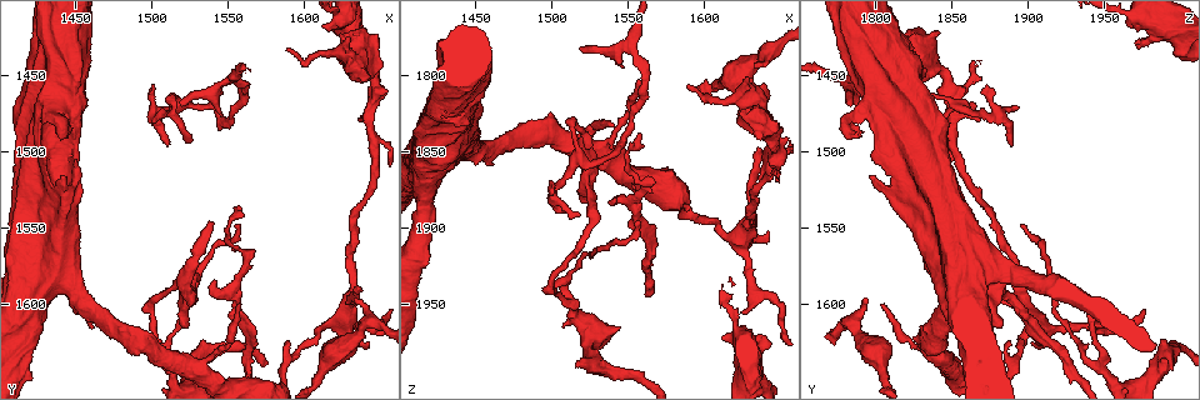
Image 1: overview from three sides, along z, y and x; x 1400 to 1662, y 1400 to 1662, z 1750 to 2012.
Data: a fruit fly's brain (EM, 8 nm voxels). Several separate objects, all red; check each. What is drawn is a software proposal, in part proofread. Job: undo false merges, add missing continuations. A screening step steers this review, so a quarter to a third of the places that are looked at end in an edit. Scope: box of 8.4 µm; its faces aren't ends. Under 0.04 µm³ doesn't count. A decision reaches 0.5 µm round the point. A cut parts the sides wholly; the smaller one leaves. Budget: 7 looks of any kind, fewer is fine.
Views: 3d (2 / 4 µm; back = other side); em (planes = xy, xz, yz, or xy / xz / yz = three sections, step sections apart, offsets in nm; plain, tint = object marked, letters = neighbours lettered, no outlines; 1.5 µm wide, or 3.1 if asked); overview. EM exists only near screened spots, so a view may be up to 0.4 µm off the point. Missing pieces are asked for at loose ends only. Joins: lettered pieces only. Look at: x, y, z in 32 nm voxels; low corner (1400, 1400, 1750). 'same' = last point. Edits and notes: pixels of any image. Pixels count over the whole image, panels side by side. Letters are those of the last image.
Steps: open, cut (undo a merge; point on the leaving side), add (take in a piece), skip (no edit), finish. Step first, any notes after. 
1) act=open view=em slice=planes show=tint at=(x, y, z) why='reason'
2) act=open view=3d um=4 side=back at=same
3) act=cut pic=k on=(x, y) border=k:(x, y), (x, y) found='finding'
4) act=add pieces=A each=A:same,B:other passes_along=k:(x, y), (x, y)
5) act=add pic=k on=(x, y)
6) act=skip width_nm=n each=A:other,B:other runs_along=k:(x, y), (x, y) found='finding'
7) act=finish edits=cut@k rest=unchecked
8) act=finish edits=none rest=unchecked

act=open view=em slice=planes show=plain at=(1640, 1446, 1806) why='an open end'

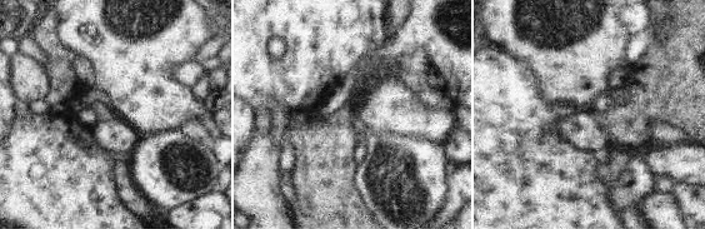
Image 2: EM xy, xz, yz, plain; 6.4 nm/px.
act=open view=em slice=planes show=letters at=same

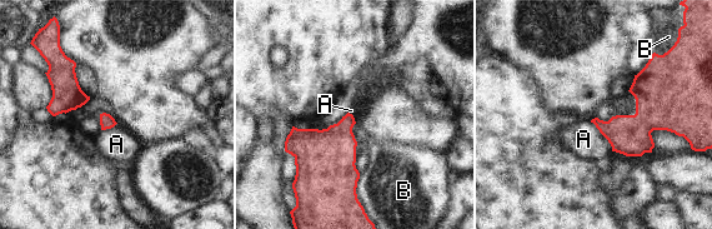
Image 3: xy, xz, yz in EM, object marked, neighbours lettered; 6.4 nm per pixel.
act=skip each=A:other,B:other border=3:(590, 122), (607, 140), (612, 150) found='no lettered piece goes on from it'

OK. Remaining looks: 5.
act=open view=3d um=2 at=(1546, 1478, 1794) why='an open end'

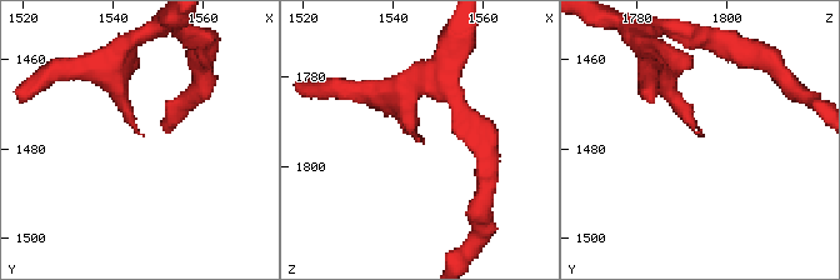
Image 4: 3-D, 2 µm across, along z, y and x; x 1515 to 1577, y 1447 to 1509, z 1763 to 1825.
act=open view=em slice=planes show=letters at=(1547, 1477, 1794) why='need the tissue'

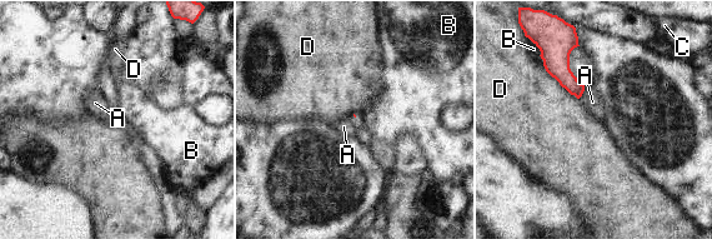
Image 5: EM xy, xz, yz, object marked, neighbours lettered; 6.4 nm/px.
act=skip each=A:other,B:other,C:other,D:other border=5:(540, 58), (543, 65) found='no lettered piece goes on from it'

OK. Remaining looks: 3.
act=open view=3d um=4 at=(1500, 1458, 1874) why='thin end'

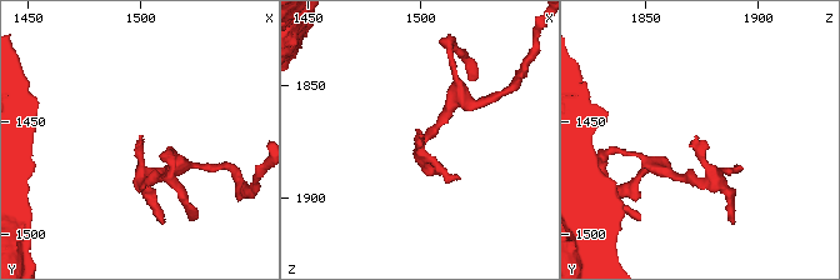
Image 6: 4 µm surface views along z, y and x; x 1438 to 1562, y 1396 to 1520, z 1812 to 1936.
act=open view=em slice=yz step=4 show=letters at=(1501, 1456, 1873)

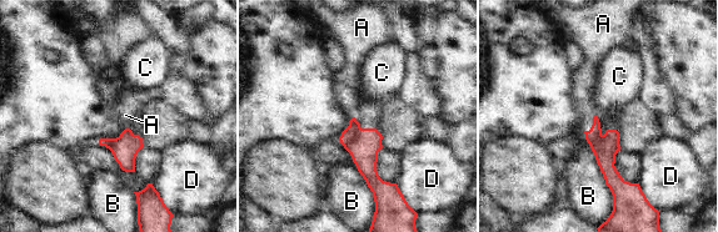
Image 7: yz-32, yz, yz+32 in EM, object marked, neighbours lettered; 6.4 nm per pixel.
act=open view=em slice=planes show=letters at=same

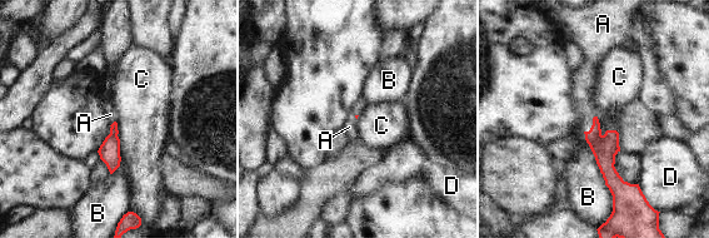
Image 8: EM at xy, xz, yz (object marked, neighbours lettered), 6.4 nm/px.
act=add pieces=A each=A:same,B:other,C:other,D:other found='it goes on there'

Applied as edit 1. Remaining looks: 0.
act=finish edits=add@8 rest=unchecked

